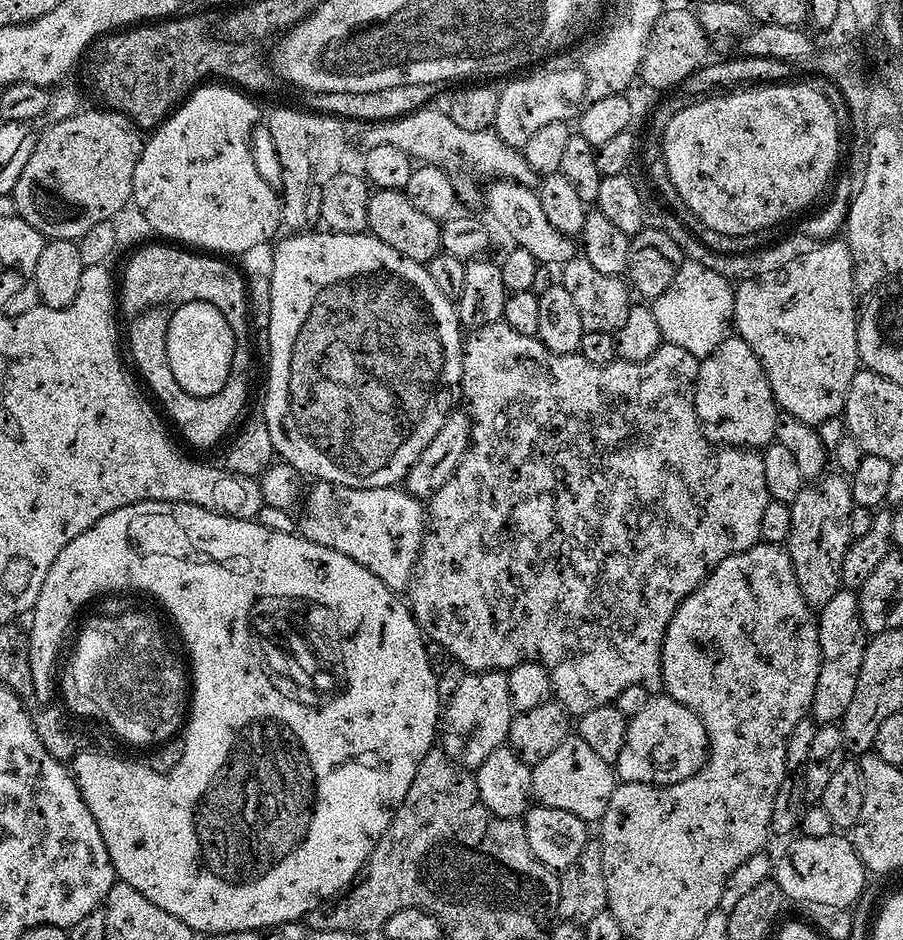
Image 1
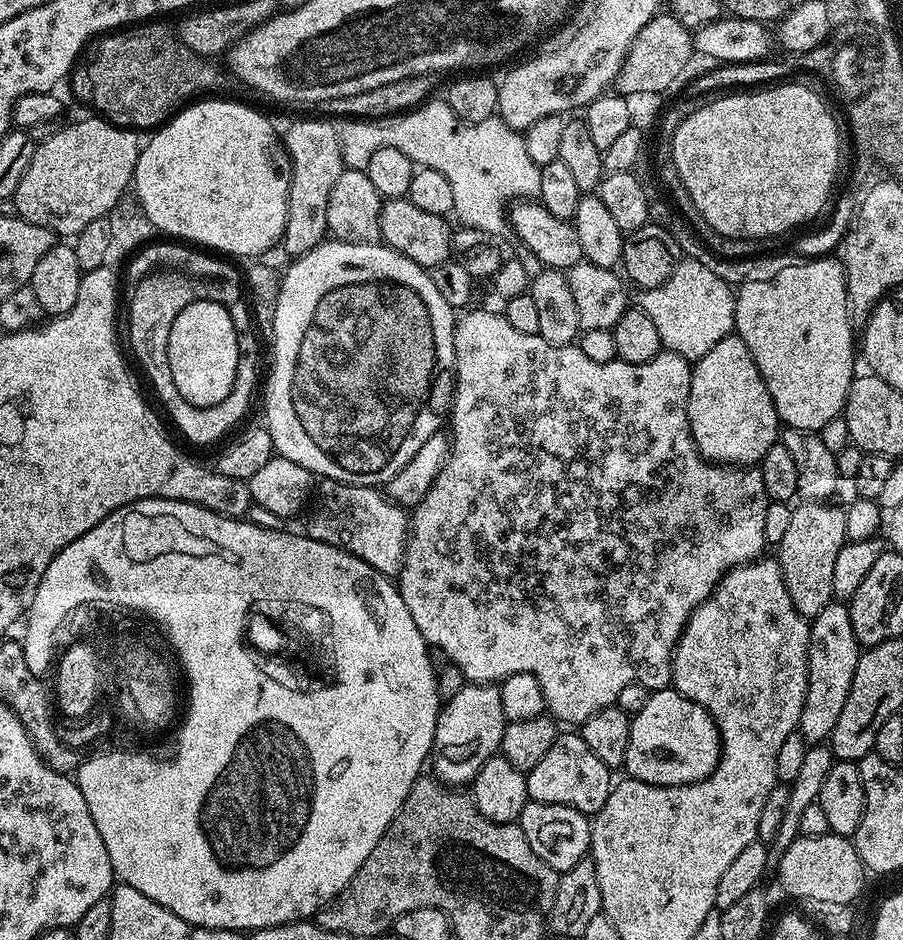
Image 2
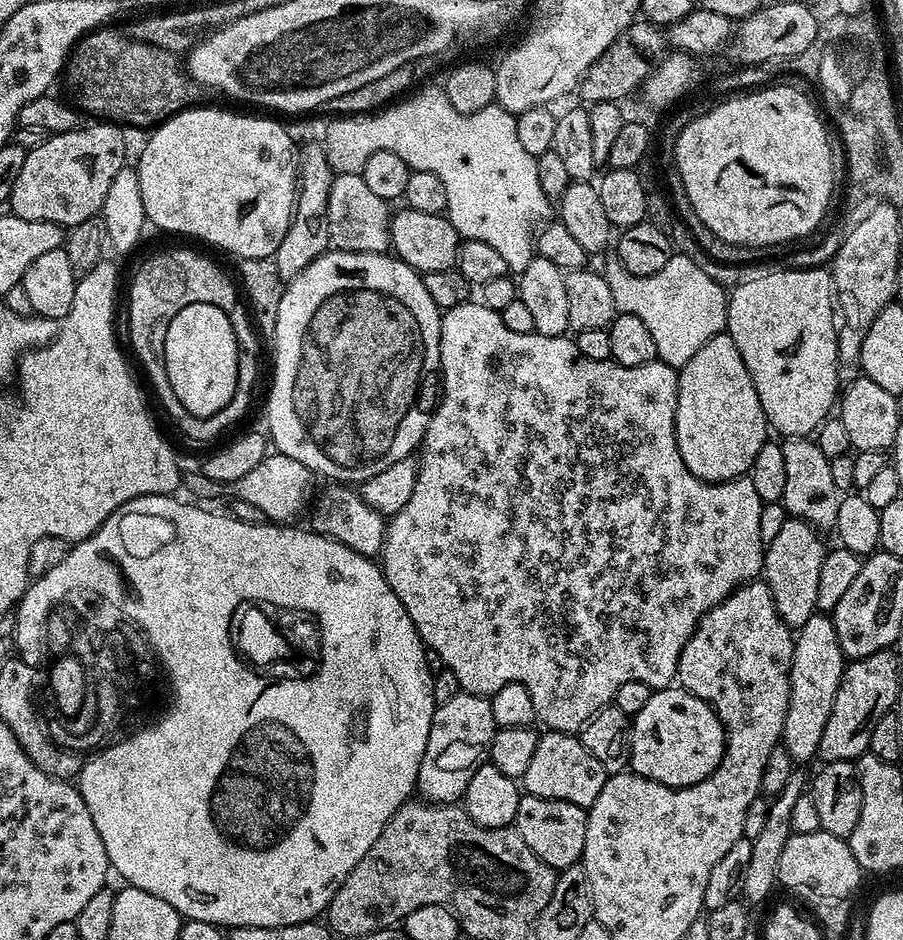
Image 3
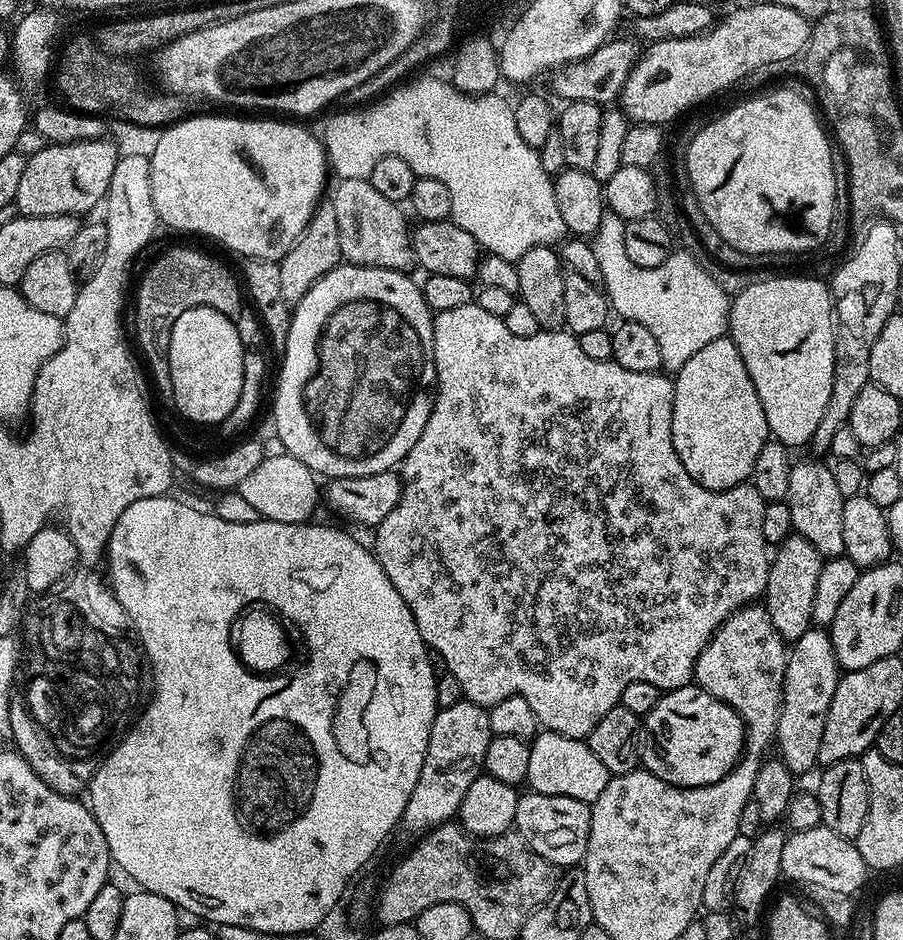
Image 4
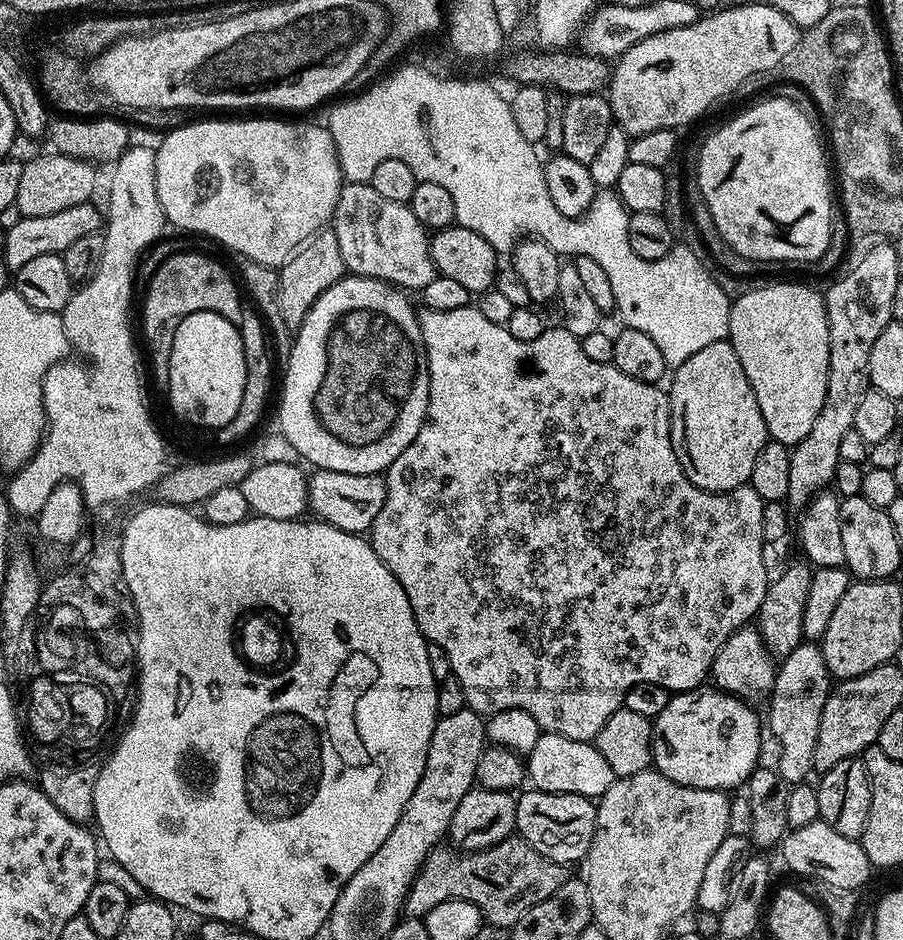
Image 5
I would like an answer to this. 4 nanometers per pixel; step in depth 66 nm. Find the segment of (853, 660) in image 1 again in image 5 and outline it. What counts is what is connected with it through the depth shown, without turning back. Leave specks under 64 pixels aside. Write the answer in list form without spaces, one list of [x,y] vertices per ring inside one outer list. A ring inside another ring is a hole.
[[[801,642],[785,660],[779,661],[774,686],[766,700],[766,728],[776,735],[776,744],[780,747],[774,767],[790,786],[805,783],[808,775],[813,775],[818,725],[822,723],[822,710],[833,691],[834,681],[826,670],[826,658],[822,658],[819,643]]]

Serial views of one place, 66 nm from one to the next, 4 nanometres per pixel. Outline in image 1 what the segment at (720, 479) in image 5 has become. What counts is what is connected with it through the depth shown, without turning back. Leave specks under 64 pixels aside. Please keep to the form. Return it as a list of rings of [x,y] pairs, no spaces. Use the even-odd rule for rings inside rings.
[[[735,334],[728,335],[713,352],[700,360],[694,406],[705,438],[729,448],[764,450],[776,438],[776,399],[758,354]]]

